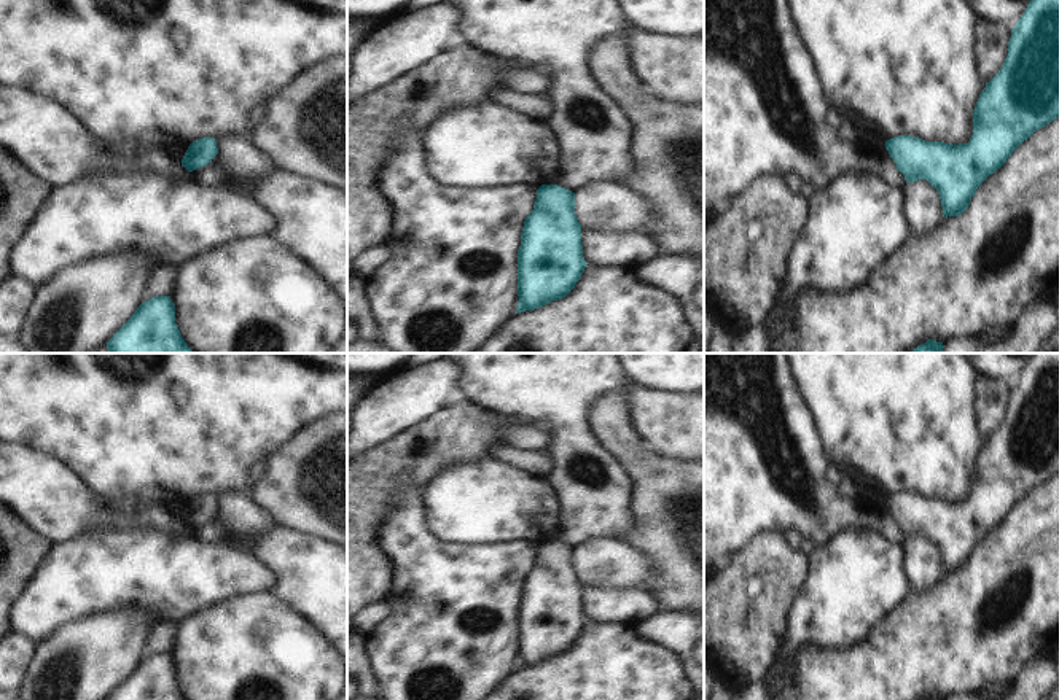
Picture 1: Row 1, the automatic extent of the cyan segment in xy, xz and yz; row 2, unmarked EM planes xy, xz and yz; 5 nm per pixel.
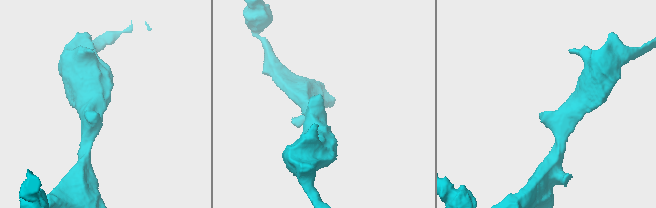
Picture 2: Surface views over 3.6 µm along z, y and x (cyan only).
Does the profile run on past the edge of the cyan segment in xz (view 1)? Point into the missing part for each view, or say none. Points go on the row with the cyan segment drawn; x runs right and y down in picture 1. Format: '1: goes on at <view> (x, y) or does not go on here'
1: does not go on here

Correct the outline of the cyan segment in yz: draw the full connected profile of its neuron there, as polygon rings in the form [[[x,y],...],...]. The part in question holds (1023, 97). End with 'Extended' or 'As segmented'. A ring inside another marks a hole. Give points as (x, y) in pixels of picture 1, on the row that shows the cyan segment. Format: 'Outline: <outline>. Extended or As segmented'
Outline: [[[1030,0],[1011,30],[1002,68],[979,94],[970,142],[952,145],[898,135],[885,142],[885,150],[906,183],[924,178],[938,191],[944,218],[959,216],[968,208],[979,185],[998,170],[1024,140],[1056,118],[1059,118],[1059,0]]]. As segmented.

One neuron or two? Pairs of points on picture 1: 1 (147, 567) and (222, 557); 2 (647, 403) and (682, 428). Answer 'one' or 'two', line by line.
1: one
2: one

